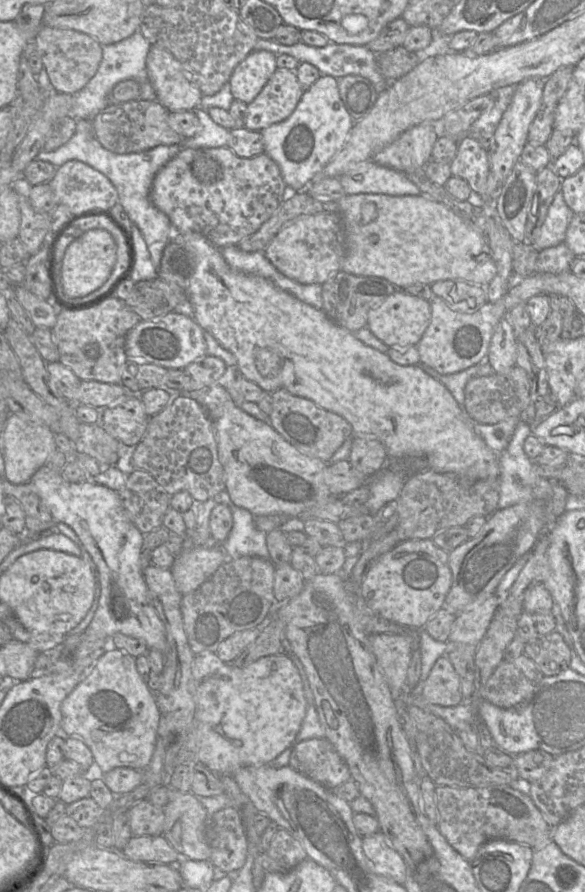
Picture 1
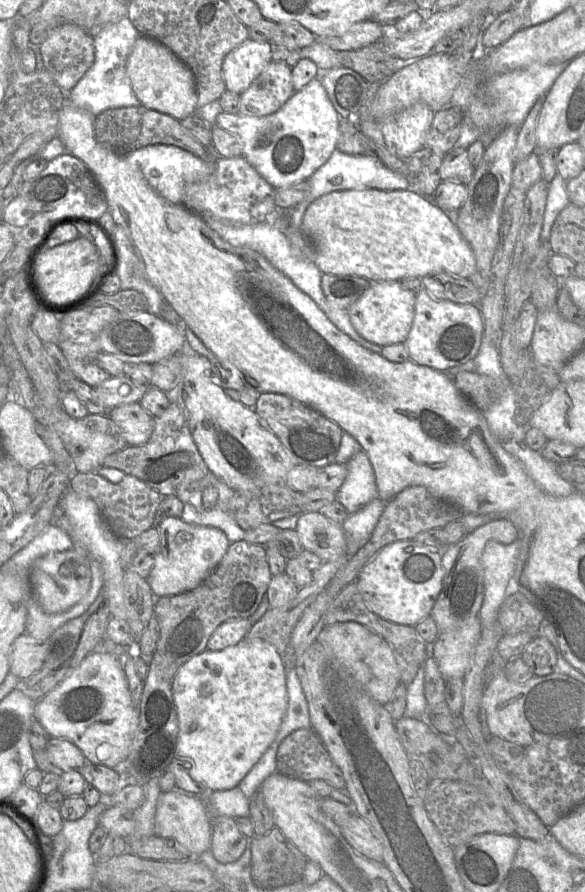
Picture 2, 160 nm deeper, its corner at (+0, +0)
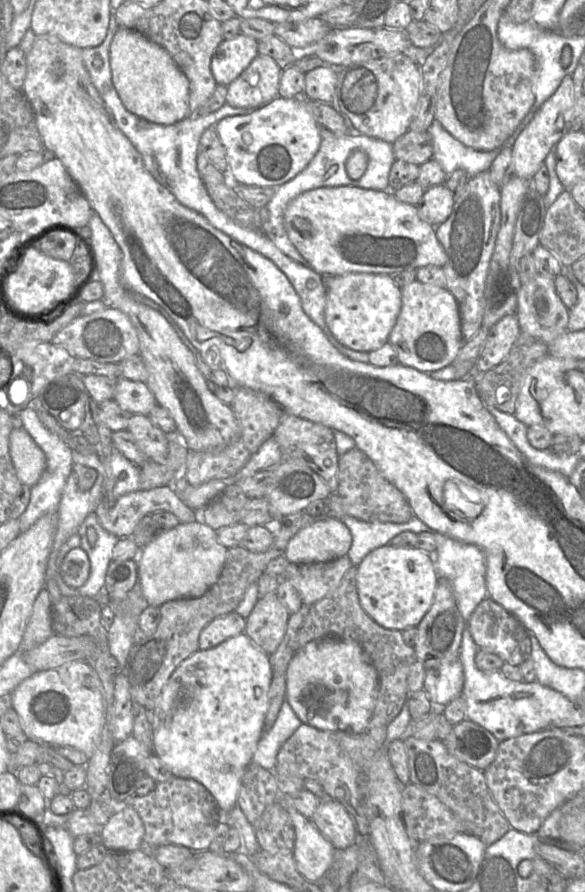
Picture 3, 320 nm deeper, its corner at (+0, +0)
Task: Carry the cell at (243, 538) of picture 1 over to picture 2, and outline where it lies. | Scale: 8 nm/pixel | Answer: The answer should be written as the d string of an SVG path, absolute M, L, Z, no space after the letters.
M209 473L205 478L193 482L187 490L203 490L214 487L218 492L218 501L214 508L198 512L191 504L186 503L180 519L194 525L209 526L222 530L230 543L245 540L246 532L242 530L235 519L228 513L227 504L235 491L225 482Z

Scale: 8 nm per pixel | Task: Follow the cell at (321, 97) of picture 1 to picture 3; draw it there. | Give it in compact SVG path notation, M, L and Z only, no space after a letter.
M277 96L243 115L227 116L214 126L227 151L229 169L239 184L278 187L300 173L321 144L318 125L301 97Z

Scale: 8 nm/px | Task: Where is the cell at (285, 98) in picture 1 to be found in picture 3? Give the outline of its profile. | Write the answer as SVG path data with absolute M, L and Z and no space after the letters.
M258 54L249 66L227 85L226 103L236 108L258 108L279 95L283 69L270 56Z

